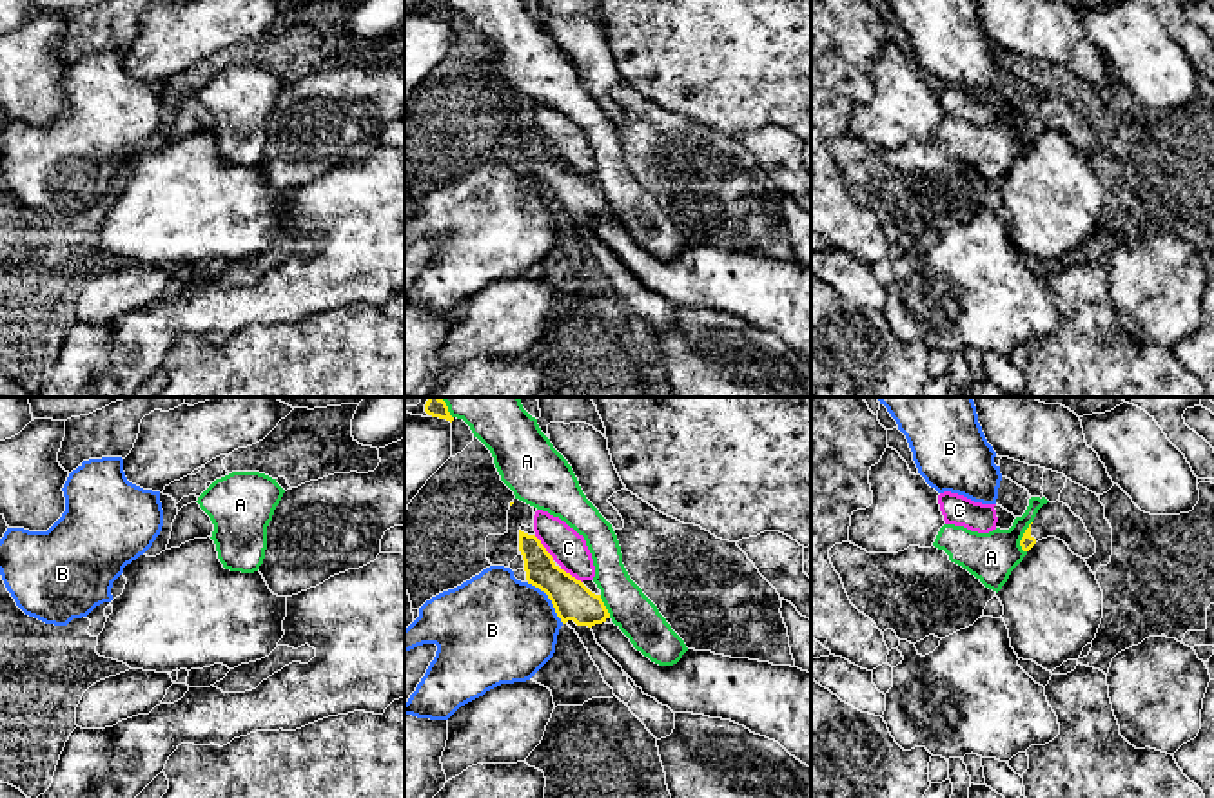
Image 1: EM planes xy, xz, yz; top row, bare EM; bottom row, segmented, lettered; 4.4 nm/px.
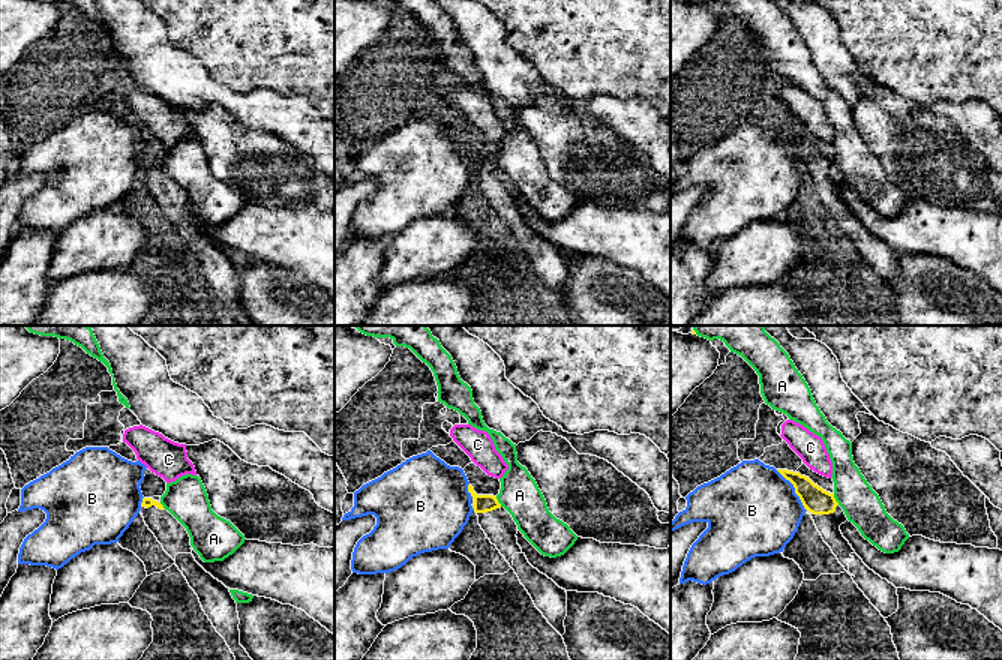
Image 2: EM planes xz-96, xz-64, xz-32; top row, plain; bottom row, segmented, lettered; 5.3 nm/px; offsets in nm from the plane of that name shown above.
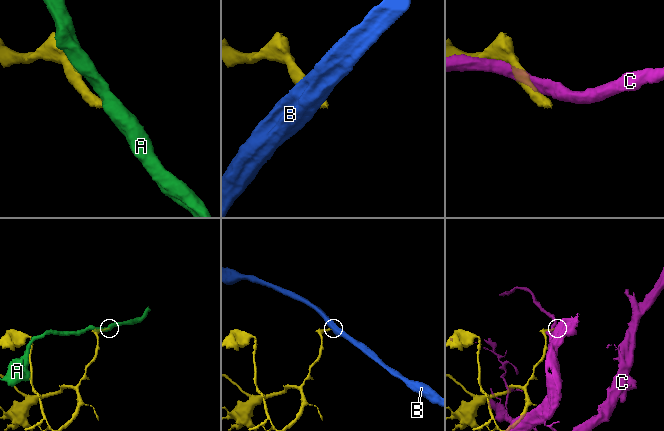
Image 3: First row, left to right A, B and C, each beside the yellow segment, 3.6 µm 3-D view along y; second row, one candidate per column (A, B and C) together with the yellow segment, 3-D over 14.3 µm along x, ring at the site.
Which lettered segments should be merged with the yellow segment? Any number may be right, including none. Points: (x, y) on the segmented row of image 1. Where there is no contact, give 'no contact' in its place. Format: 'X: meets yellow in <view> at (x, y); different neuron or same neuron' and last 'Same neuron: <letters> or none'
A: meets yellow in yz at (1022, 537); different neuron
B: meets yellow in xz at (548, 597); different neuron
C: meets yellow in xz at (545, 548); different neuron
Same neuron: none

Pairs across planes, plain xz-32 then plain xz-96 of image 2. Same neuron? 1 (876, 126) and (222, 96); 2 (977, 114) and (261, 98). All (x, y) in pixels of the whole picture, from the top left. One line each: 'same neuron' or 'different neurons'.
1: different neurons
2: same neuron

